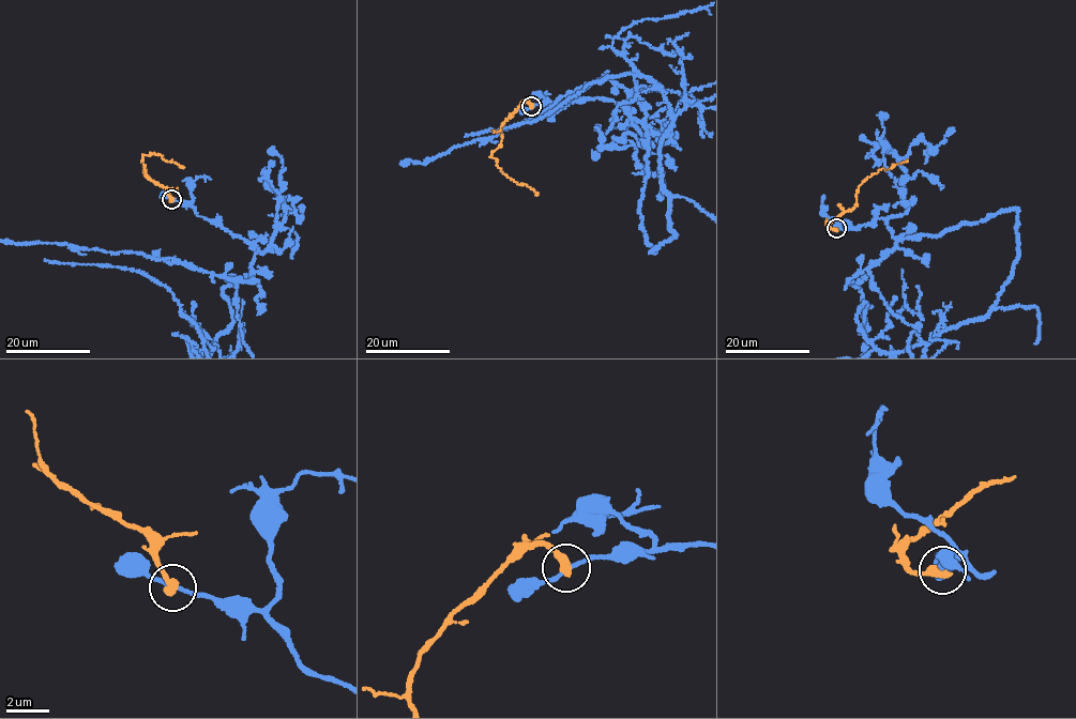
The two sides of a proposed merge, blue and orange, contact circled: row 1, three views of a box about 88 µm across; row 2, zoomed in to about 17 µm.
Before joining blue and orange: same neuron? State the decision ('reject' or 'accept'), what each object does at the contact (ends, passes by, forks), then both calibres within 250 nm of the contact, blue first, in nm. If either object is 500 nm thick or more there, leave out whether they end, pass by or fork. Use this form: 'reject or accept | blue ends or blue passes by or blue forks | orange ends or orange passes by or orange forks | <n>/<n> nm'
reject | blue passes by | orange ends | 180/460 nm

